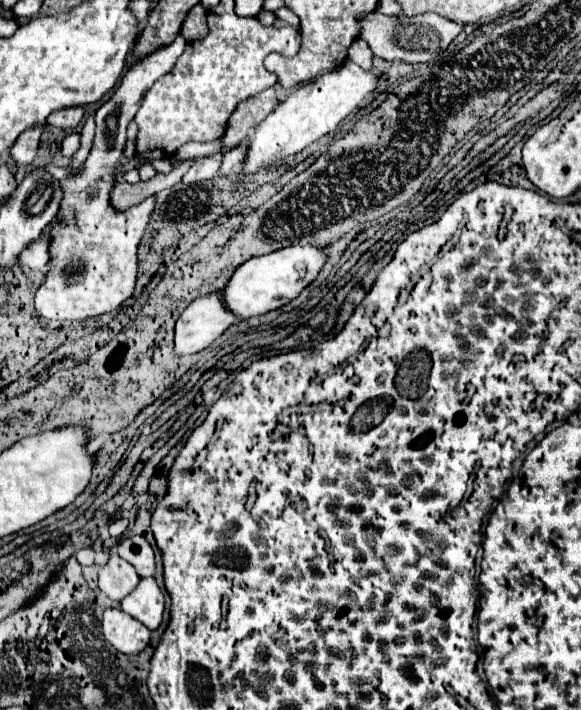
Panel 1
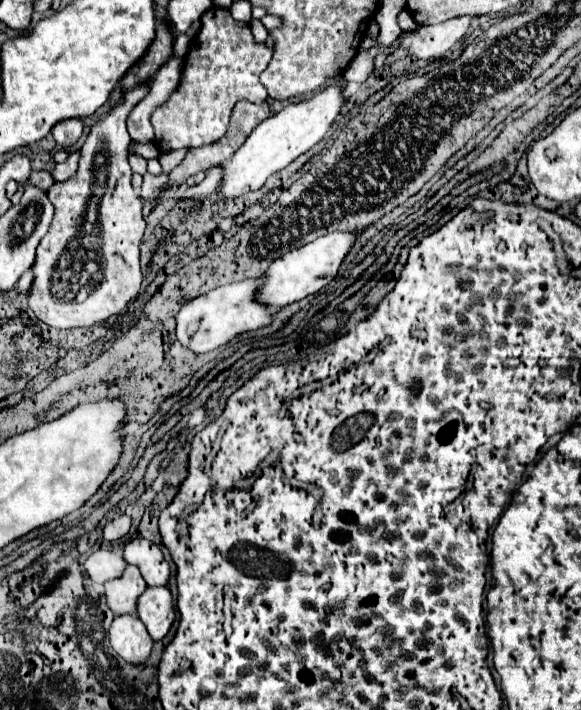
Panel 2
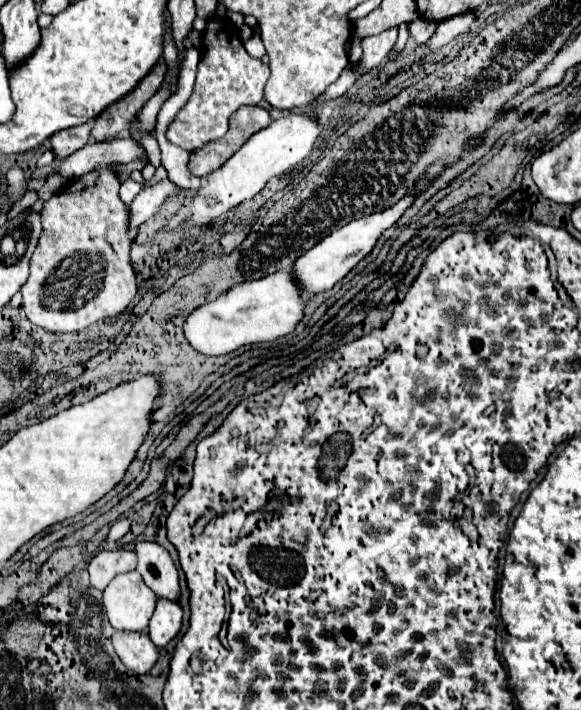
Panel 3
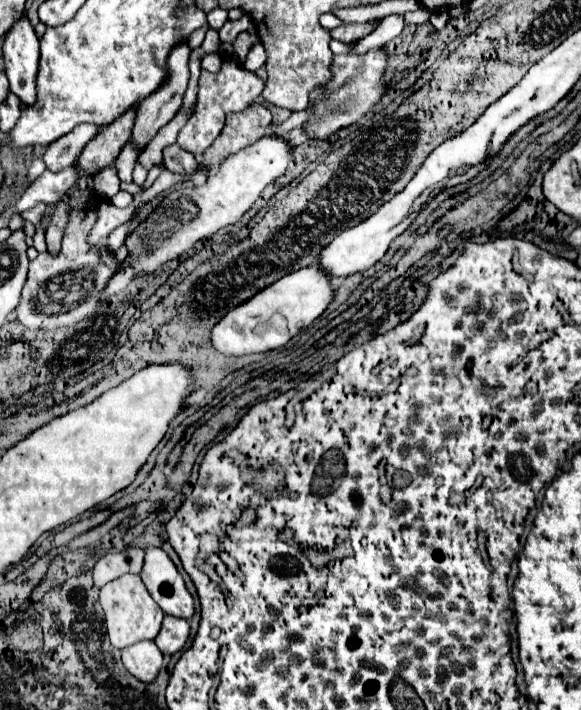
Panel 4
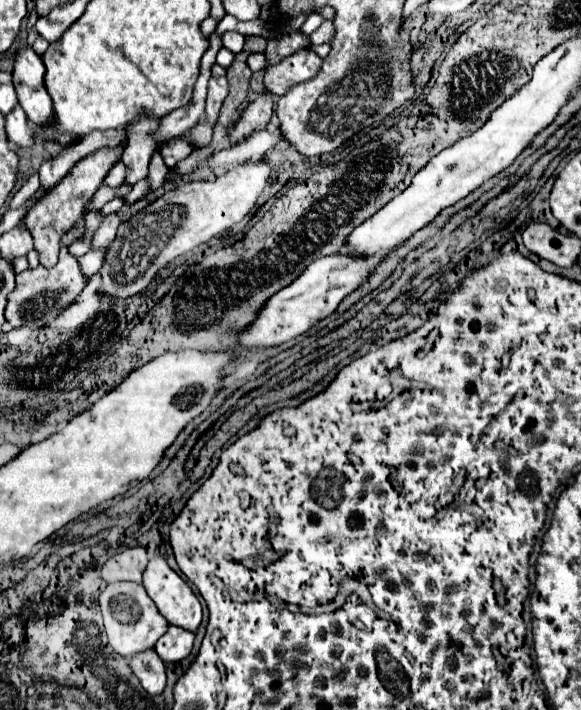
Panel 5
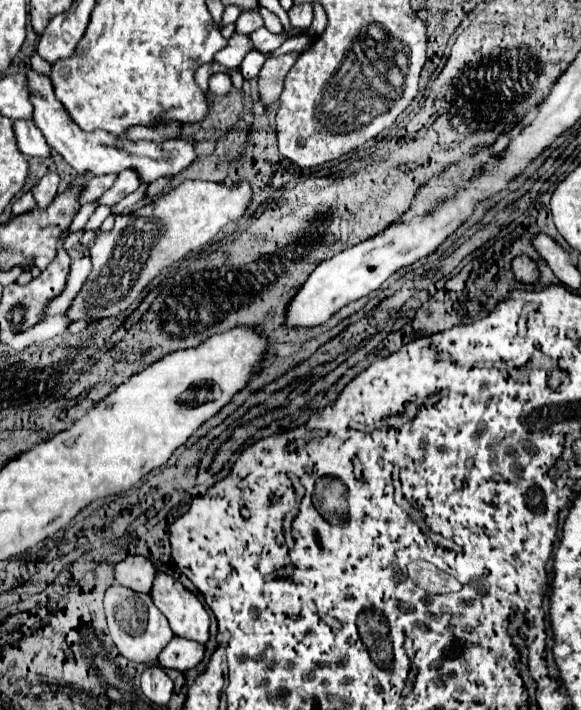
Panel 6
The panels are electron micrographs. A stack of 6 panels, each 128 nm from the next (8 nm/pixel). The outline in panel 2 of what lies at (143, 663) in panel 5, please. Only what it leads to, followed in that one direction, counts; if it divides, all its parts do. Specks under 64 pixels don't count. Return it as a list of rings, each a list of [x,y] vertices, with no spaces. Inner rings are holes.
[[[122,614],[116,616],[108,630],[110,644],[118,656],[130,664],[142,664],[152,650],[154,640],[138,616]]]

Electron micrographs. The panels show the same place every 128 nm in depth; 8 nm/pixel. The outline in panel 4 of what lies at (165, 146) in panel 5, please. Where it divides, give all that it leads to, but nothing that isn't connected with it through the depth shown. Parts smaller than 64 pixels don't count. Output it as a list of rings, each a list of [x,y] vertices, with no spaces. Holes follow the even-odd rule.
[[[172,144],[172,146],[164,148],[164,160],[162,162],[172,174],[180,174],[180,176],[190,176],[198,168],[198,164],[194,160],[194,154],[186,152],[178,144]]]

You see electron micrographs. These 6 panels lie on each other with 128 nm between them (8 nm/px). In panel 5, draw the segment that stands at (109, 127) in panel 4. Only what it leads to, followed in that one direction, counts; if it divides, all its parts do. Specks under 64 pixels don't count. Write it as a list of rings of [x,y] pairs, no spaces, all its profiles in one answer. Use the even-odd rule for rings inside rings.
[[[118,144],[116,148],[104,146],[92,154],[88,154],[86,158],[82,158],[24,218],[24,224],[30,228],[32,236],[34,236],[34,248],[40,254],[40,264],[50,268],[58,262],[58,252],[60,252],[60,240],[62,236],[78,222],[78,218],[82,218],[88,202],[92,200],[92,196],[96,194],[96,190],[104,184],[106,174],[110,172],[110,168],[120,160],[122,156],[122,144]]]

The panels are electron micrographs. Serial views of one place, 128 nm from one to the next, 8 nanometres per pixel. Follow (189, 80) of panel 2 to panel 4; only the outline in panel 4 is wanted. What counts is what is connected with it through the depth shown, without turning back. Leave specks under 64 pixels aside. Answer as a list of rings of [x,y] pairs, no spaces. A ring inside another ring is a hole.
[[[222,56],[222,66],[220,66],[218,72],[202,70],[200,80],[198,80],[198,102],[196,102],[196,110],[190,116],[190,120],[186,122],[186,126],[180,130],[176,142],[184,150],[192,152],[194,156],[202,156],[204,150],[222,132],[226,114],[240,112],[240,110],[248,108],[252,102],[256,102],[256,98],[262,94],[262,90],[264,90],[264,80],[258,74],[254,74],[250,70],[244,70],[242,64],[238,60],[234,60],[232,56]]]

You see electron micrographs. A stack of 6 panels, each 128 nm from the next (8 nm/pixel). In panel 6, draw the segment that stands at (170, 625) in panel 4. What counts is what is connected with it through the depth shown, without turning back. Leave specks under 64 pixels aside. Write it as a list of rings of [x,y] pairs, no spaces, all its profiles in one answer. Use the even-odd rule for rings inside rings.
[[[174,636],[174,640],[170,640],[166,644],[166,648],[160,652],[158,662],[164,668],[176,668],[176,670],[190,670],[194,668],[204,656],[204,646],[188,640],[188,638],[180,638]]]

